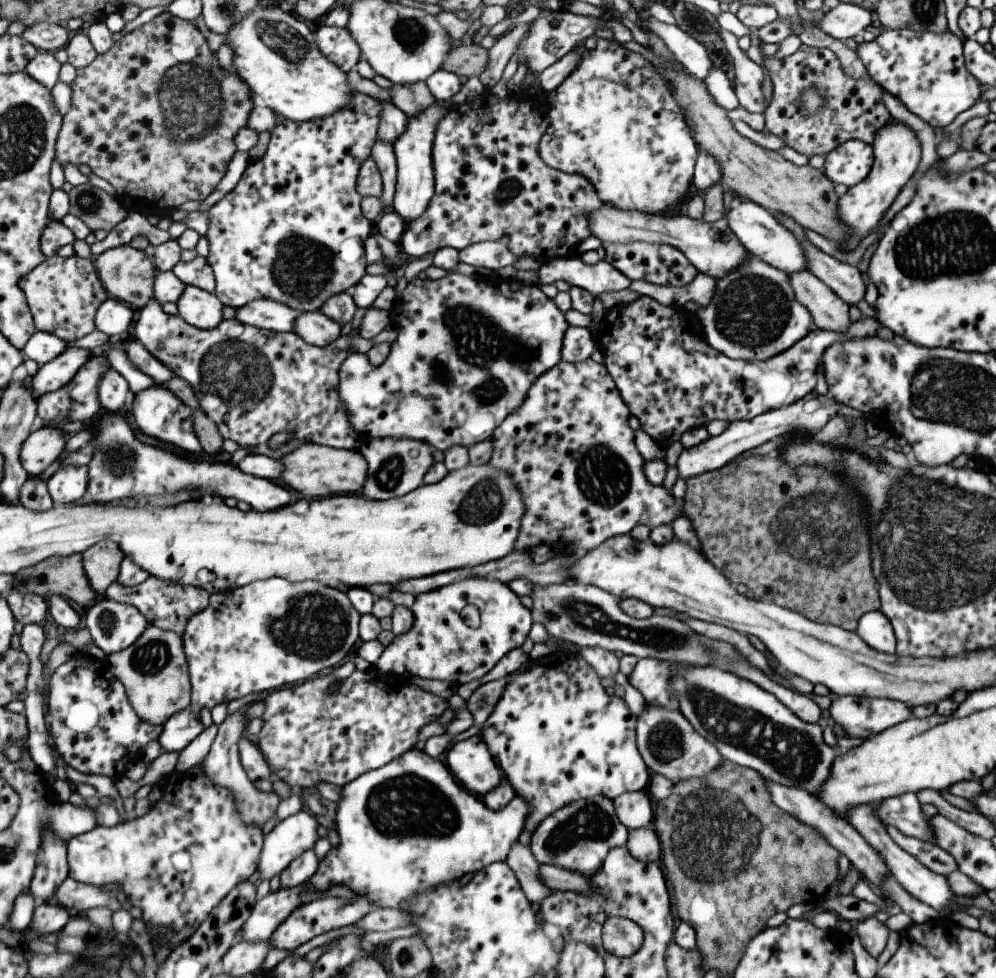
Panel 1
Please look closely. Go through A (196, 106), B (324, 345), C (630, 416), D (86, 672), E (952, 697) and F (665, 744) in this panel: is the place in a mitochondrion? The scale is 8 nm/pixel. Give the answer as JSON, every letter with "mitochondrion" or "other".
{"A":"mitochondrion","B":"other","C":"other","D":"other","E":"other","F":"mitochondrion"}

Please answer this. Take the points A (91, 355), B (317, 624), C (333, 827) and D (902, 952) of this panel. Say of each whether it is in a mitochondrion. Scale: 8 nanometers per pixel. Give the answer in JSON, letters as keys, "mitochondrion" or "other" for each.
{"A":"other","B":"mitochondrion","C":"other","D":"other"}

